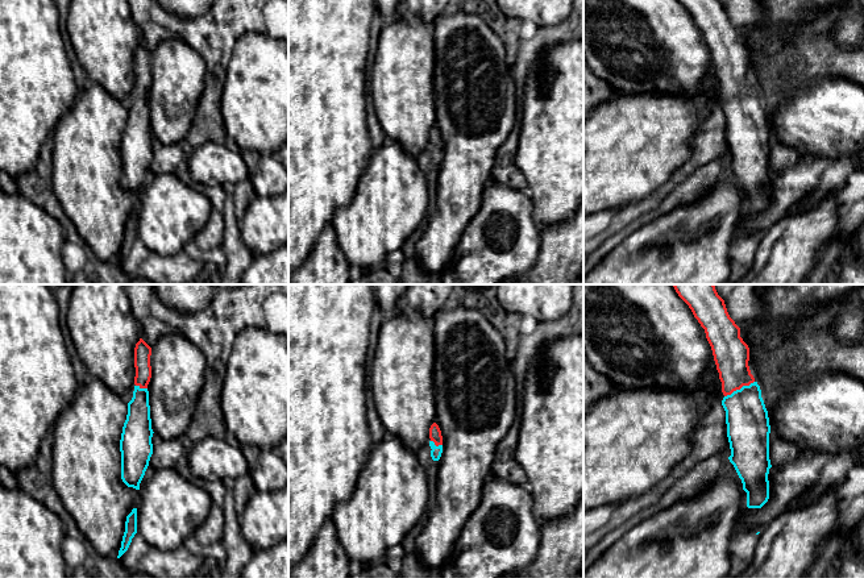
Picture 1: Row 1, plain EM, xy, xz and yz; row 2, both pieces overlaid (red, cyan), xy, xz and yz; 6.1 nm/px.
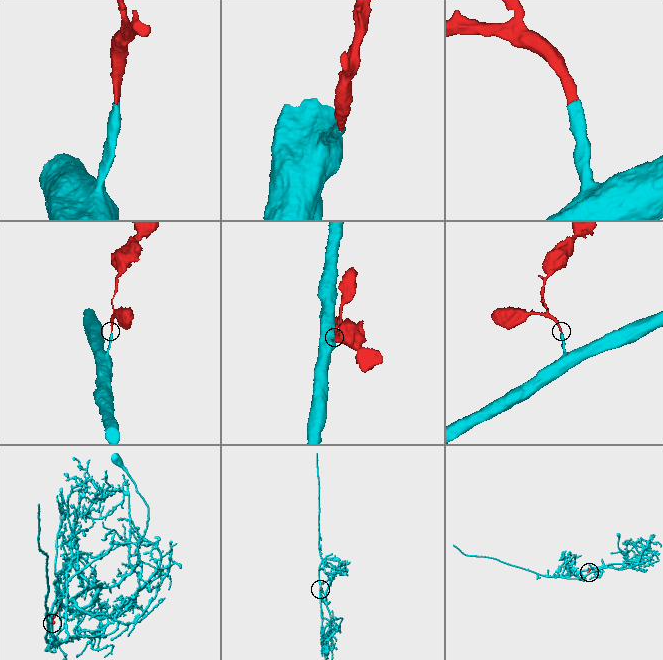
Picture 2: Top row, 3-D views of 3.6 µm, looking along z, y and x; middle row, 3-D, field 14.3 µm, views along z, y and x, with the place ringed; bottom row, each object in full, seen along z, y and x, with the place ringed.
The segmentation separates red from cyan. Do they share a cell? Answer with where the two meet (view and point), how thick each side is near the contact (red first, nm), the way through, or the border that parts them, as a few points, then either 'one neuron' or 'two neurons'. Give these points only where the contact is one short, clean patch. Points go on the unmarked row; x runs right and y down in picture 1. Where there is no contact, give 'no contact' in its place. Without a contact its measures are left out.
yz (739, 94) | 220/260 nm | across yz (731, 59), (731, 69), (739, 94), (747, 125) | one neuron

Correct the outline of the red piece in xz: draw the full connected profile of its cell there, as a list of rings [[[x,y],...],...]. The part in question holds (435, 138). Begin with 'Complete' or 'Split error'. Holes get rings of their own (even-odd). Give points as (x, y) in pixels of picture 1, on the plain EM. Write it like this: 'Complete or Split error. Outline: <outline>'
Split error. Outline: [[[433,128],[429,133],[429,151],[431,151],[431,162],[433,166],[439,166],[443,158],[443,141],[439,130]]]

